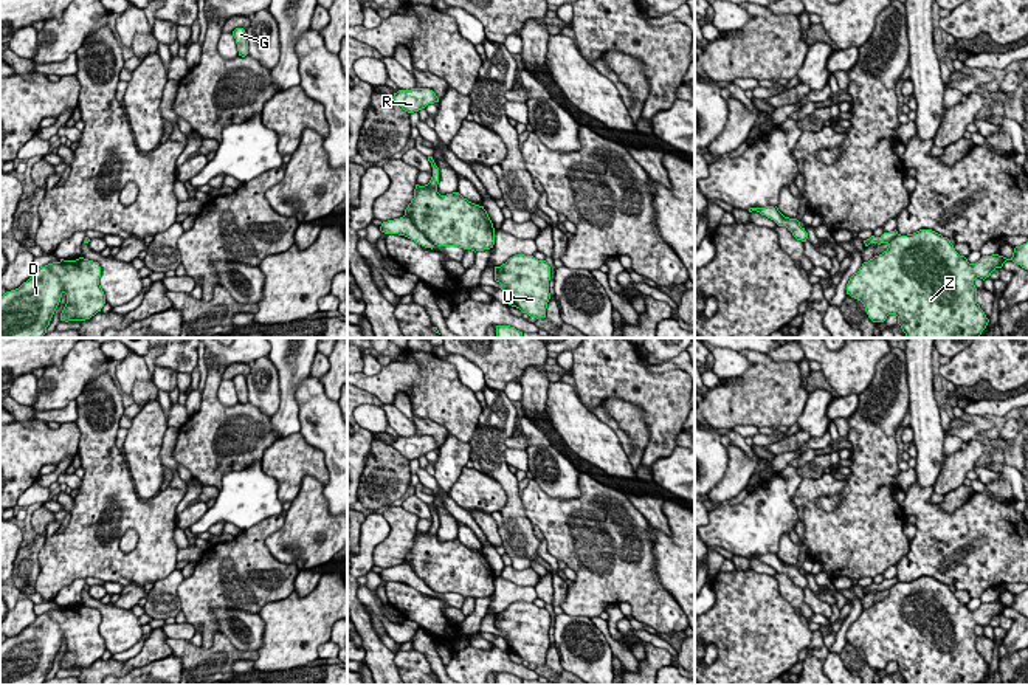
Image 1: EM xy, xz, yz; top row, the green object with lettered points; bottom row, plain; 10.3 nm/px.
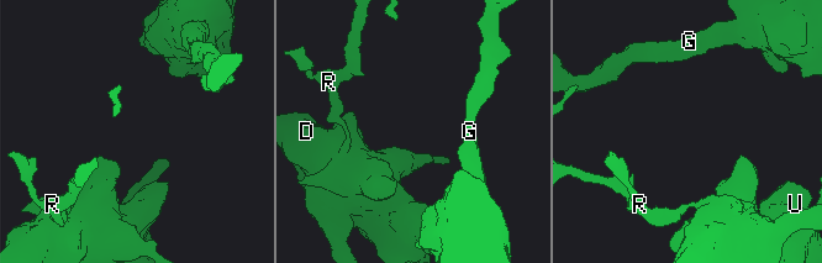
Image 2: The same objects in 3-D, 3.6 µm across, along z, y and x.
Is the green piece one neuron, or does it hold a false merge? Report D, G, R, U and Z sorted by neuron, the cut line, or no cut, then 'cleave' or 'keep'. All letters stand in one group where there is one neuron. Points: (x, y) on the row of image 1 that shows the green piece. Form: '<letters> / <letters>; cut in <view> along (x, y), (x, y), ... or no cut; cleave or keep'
D G U Z / R; cut in yz along (869, 239), (872, 242); cleave

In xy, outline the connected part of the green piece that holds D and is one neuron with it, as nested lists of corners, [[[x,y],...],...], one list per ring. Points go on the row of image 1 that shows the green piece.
[[[79,257],[48,263],[19,288],[6,291],[0,298],[0,338],[42,338],[60,302],[67,294],[67,304],[60,313],[60,321],[85,321],[95,316],[105,304],[105,294],[99,285],[101,267],[98,262]]]

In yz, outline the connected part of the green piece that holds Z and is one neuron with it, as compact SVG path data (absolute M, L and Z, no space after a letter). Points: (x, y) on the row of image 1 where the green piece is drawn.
M895 229L870 240L888 248L862 263L847 294L864 304L873 322L896 315L906 338L980 338L989 319L977 304L974 281L985 281L1006 260L1028 270L1028 242L1011 259L992 254L969 263L932 229L907 236Z

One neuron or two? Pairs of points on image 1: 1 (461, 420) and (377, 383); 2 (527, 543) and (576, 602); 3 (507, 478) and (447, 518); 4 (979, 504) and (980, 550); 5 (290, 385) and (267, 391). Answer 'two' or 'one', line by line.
1: one
2: two
3: two
4: one
5: two

